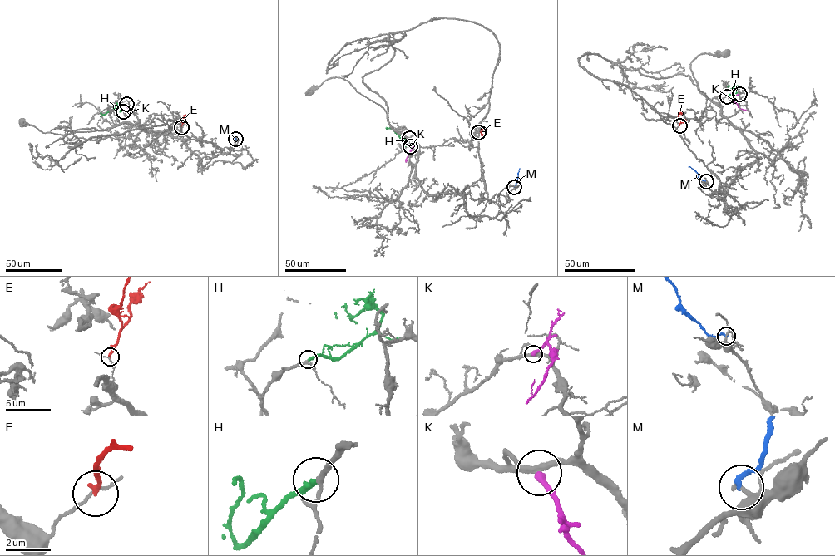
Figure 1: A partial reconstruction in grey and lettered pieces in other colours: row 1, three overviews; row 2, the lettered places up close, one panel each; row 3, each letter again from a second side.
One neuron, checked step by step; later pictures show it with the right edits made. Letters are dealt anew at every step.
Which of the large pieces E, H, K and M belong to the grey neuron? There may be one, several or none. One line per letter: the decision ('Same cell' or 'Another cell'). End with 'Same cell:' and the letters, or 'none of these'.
E: Another cell
H: Same cell
K: Another cell
M: Another cell
Same cell: H

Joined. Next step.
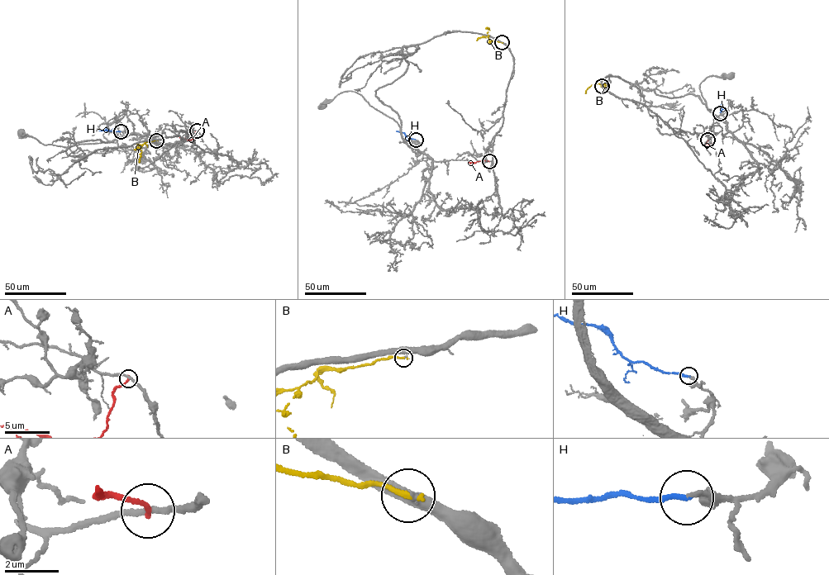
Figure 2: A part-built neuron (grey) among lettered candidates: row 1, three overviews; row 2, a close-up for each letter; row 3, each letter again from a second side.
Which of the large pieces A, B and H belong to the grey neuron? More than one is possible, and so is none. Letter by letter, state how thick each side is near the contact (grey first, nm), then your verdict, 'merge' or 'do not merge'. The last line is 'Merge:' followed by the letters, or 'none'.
A: 190 nm thick on the grey side, 200 nm on the other; do not merge
B: 200 nm thick on the grey side, 190 nm on the other; do not merge
H: 180 nm thick on the grey side, 180 nm on the other; merge
Merge: H

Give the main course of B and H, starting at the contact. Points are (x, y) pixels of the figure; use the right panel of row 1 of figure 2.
B: (602, 86), (604, 83), (592, 84), (586, 93)
H: (720, 113), (721, 102)

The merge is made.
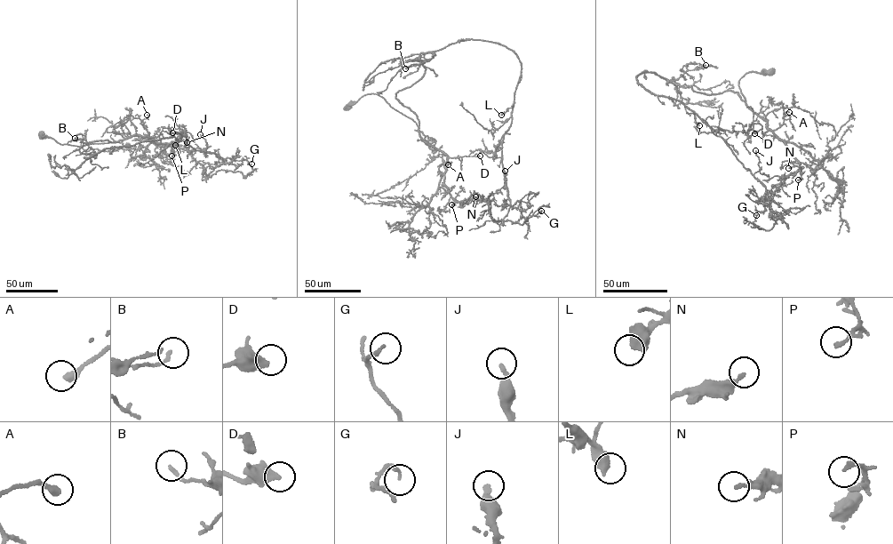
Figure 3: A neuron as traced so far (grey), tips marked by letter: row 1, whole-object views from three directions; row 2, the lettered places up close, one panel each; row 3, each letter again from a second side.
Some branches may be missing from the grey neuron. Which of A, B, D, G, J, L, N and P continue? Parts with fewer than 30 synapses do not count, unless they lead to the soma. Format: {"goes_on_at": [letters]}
{"goes_on_at": []}

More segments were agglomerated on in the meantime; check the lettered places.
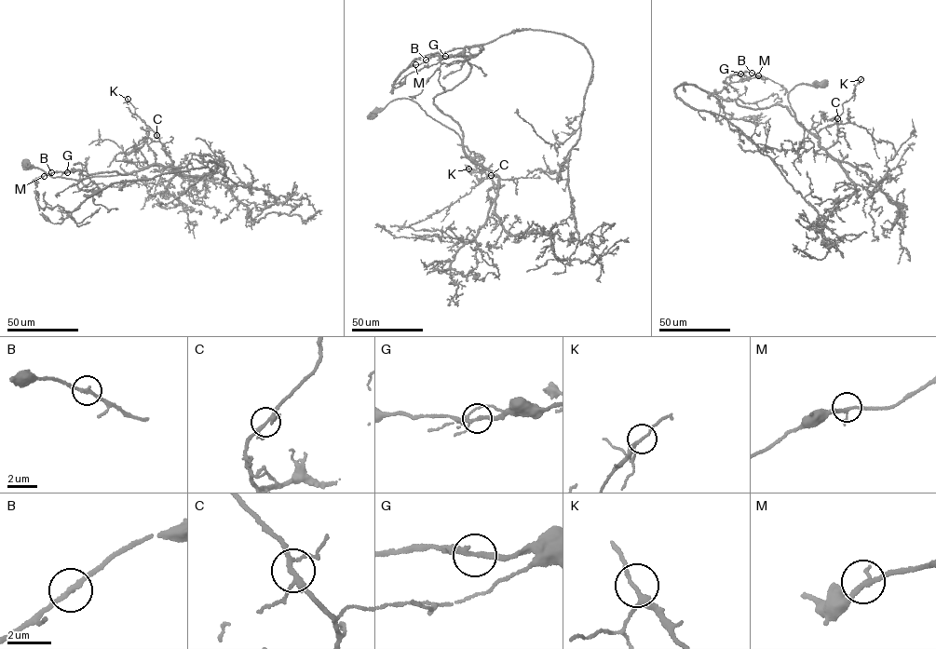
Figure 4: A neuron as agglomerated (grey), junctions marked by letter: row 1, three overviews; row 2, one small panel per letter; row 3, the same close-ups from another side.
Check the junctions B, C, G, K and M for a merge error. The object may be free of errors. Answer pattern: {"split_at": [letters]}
{"split_at": ["C"]}

